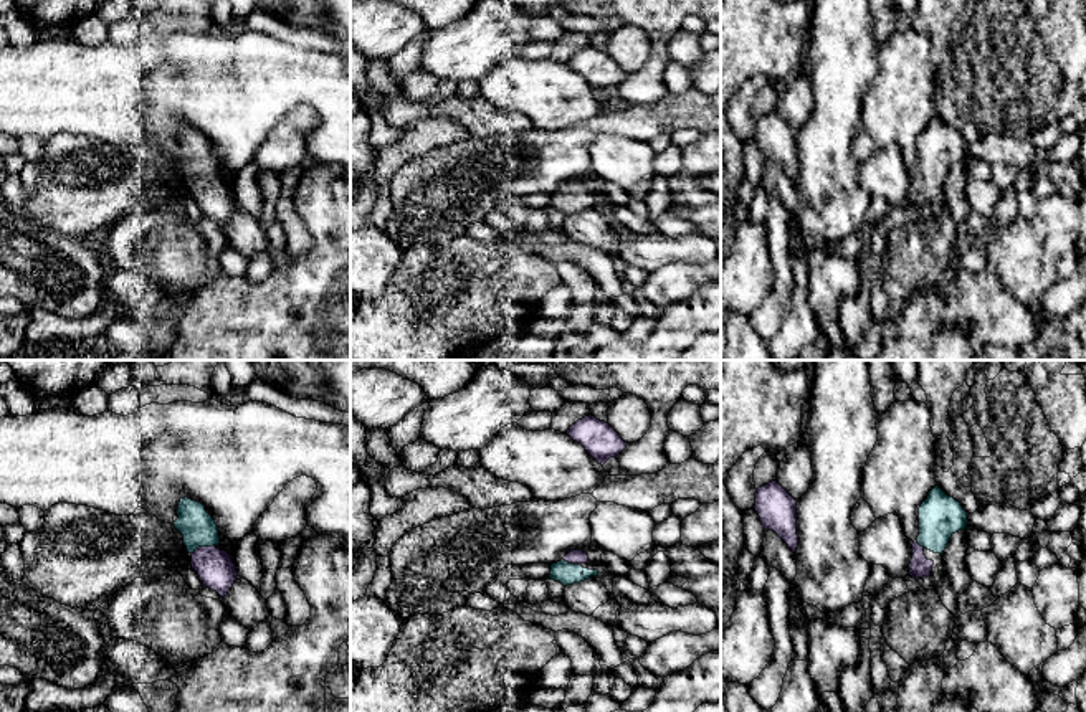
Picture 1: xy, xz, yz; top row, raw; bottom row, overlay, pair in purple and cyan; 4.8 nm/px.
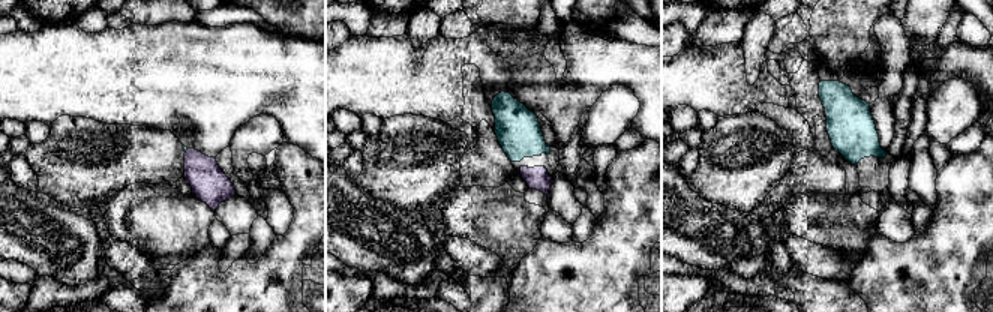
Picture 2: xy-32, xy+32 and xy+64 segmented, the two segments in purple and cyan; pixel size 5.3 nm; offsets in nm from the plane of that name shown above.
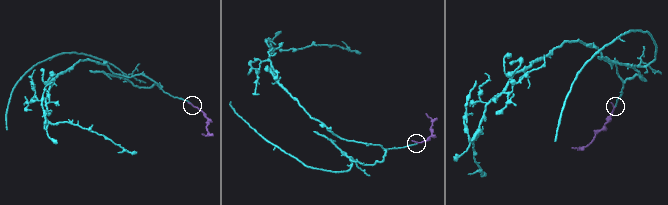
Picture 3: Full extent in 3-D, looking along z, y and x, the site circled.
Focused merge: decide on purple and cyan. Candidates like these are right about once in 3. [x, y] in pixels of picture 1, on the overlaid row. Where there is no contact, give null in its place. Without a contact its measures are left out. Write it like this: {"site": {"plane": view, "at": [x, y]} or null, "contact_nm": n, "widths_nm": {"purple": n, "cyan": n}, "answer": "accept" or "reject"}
{"site": {"plane": "xy", "at": [202, 547]}, "contact_nm": 120, "widths_nm": {"purple": 180, "cyan": 170}, "answer": "accept"}

